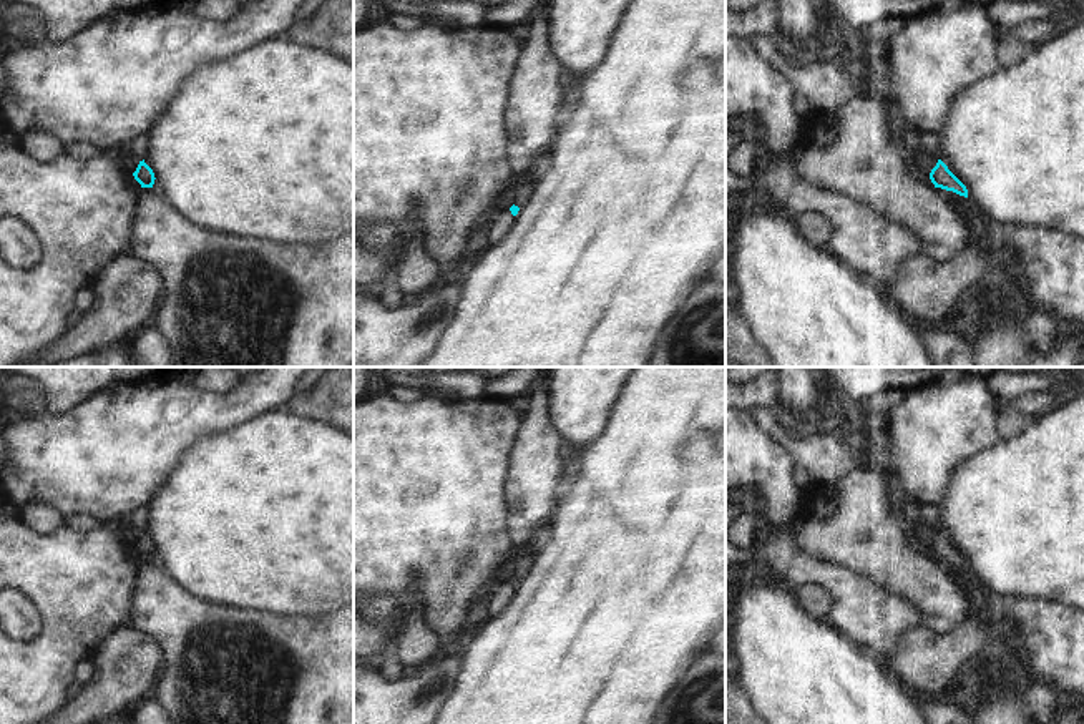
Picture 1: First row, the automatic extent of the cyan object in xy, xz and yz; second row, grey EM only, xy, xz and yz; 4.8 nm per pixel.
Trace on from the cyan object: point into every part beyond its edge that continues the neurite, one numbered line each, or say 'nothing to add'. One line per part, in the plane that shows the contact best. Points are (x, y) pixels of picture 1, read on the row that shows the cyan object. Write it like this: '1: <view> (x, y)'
1: yz (928, 161).

